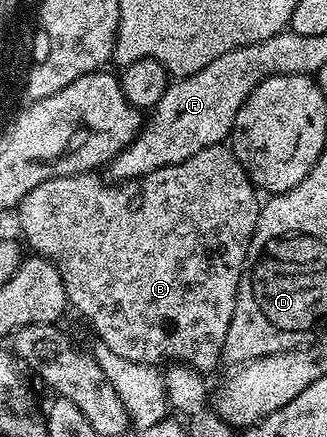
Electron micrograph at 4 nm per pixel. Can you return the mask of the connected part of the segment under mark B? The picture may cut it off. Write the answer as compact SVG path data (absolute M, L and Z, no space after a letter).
M215 144L211 148L201 150L197 154L193 154L193 158L185 158L185 162L180 164L174 164L173 166L167 166L165 168L158 168L155 172L150 172L146 177L142 179L140 184L143 184L139 188L139 197L136 198L135 204L131 204L128 208L122 208L119 205L119 192L115 188L106 188L101 181L98 180L98 175L95 174L80 174L78 176L54 176L51 180L41 182L37 187L33 189L29 194L25 194L25 198L21 203L17 205L17 212L19 212L19 224L23 227L23 236L27 239L27 244L31 247L30 251L35 254L50 254L52 257L60 259L65 262L67 268L65 272L65 278L67 281L67 289L70 301L73 303L73 308L76 308L93 327L96 328L98 339L101 339L109 346L109 350L113 350L115 354L125 358L126 360L136 360L138 364L145 364L148 362L157 362L161 356L171 356L170 359L179 361L182 364L186 364L200 373L207 374L207 371L214 366L215 363L220 363L223 355L223 347L225 346L225 334L229 334L229 322L233 318L233 310L235 309L235 299L239 293L239 280L243 276L243 267L247 261L247 251L251 245L251 239L255 233L255 227L257 226L257 218L259 217L259 209L261 207L261 199L259 200L260 193L257 191L254 184L251 183L250 178L247 176L245 169L239 165L239 160L236 158L235 153L231 151L230 147L223 144Z

